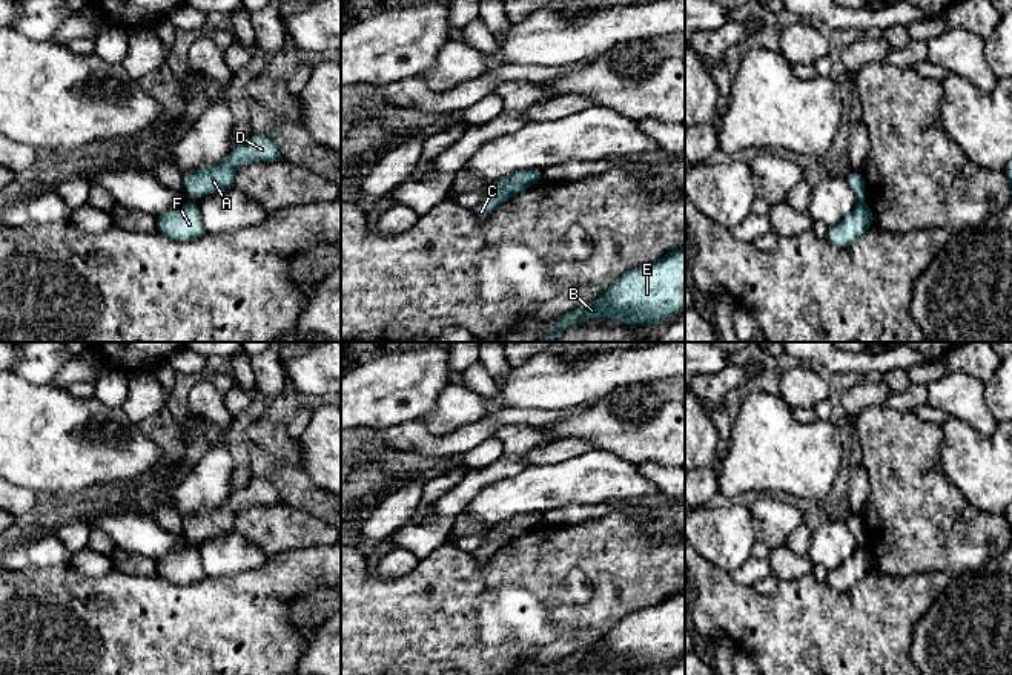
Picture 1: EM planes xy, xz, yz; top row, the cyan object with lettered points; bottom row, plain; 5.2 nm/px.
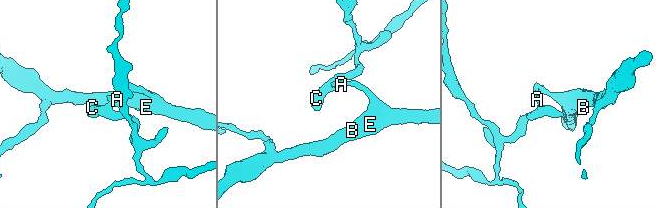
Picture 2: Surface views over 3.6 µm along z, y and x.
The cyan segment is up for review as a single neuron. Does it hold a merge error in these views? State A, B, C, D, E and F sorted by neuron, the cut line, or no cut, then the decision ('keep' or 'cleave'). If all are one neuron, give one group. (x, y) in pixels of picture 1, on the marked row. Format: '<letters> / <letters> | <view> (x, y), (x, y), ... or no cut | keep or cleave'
A B D E / C F | yz (860, 198), (865, 201) | cleave

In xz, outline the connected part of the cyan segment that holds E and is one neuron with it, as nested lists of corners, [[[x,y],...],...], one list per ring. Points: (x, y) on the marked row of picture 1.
[[[685,247],[623,272],[597,299],[554,319],[554,330],[534,342],[551,342],[588,318],[622,319],[630,325],[659,324],[685,310]]]

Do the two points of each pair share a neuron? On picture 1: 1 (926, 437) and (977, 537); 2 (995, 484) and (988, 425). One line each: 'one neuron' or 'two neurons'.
1: one neuron
2: two neurons

